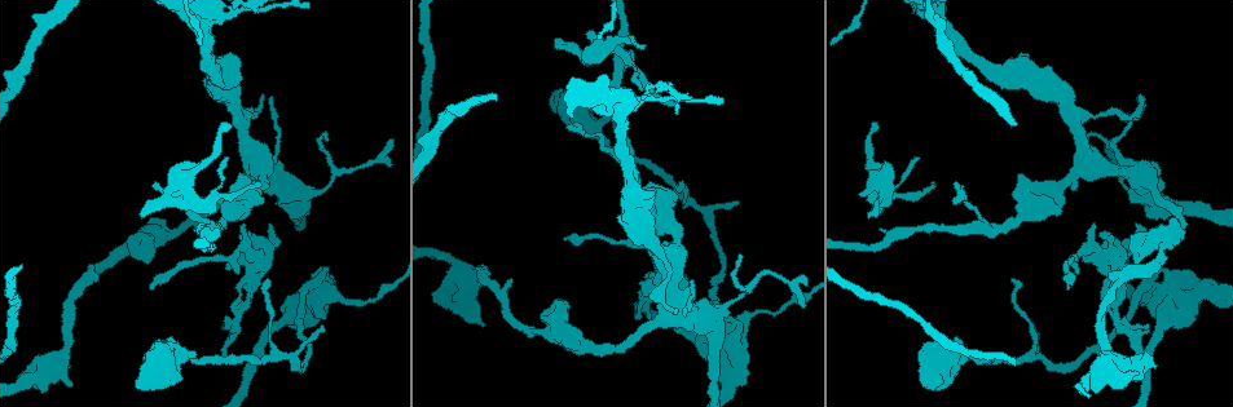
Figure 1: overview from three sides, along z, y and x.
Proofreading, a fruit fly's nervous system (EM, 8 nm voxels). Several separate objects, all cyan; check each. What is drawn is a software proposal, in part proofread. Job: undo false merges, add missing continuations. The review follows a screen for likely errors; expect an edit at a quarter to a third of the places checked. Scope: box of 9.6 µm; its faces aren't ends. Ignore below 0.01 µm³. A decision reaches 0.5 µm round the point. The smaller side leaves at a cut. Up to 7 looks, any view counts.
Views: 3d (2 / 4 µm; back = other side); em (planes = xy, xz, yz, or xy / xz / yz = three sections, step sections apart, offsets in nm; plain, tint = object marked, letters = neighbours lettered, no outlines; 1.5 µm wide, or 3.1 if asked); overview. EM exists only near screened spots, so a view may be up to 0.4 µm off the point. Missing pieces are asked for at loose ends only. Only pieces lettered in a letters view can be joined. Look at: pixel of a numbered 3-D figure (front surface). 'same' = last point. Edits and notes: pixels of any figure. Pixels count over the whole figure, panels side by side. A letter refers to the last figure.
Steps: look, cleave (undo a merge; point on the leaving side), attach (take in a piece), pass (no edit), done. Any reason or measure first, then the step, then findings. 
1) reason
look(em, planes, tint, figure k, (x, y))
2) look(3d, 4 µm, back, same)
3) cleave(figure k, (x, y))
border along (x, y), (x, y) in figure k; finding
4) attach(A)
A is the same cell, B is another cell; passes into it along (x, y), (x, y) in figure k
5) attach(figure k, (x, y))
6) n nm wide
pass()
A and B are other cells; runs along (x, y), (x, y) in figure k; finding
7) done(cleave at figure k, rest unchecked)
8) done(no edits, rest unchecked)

four-way junction
look(3d, 4 µm, figure 1, (1174, 291))

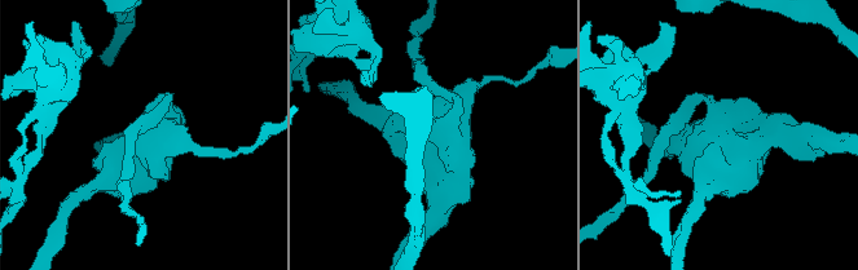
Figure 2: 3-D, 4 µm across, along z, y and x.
look(em, xy, step 4, tint, figure 2, (448, 137))

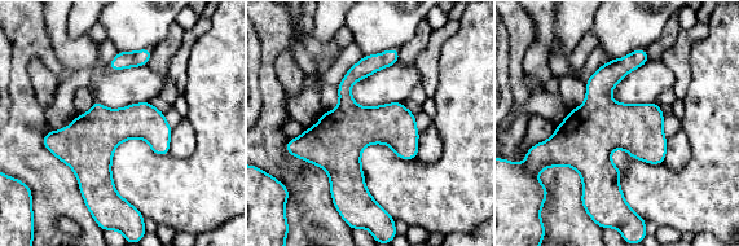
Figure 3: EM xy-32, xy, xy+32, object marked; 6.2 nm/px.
look(em, planes, letters, same)

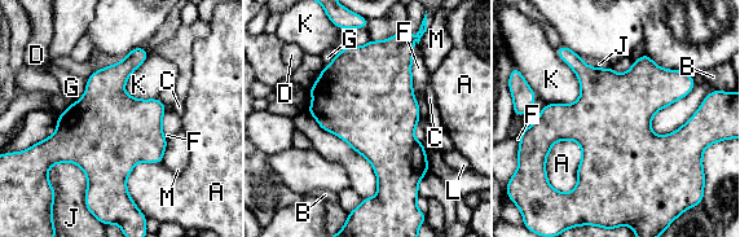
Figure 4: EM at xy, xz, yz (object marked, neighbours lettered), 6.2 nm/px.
pass()
A, B, C, D, F, G, J, K, L and M are other cells; border along (556, 53), (578, 80), (573, 104) in figure 4; one neuron here

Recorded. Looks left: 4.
look(3d, 2 µm, figure 1, (1113, 269))

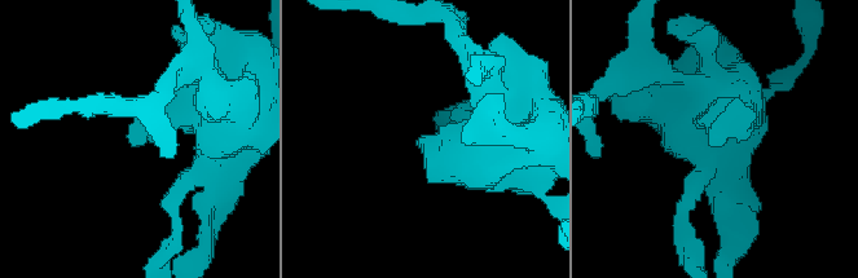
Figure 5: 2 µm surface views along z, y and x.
look(em, xy, step 4, letters, figure 5, (710, 143))

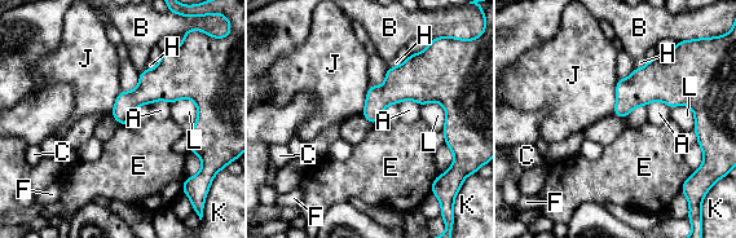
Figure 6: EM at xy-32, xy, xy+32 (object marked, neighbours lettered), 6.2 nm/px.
pass()
A, B, C, E, F, H, J, K and L are other cells; no lettered piece goes on from it

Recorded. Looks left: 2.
thin end
look(3d, 2 µm, figure 1, (918, 157))

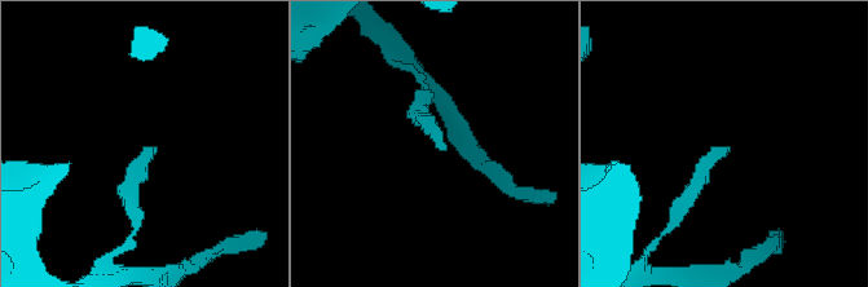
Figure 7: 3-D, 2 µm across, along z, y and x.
now the EM
look(em, planes, letters, figure 7, (152, 147))

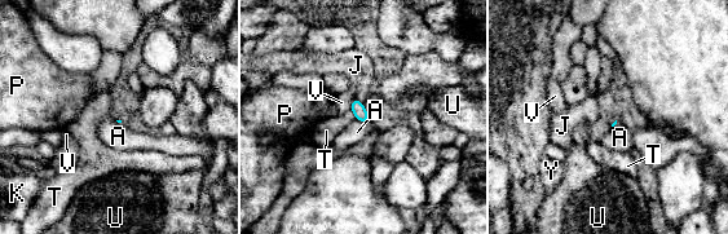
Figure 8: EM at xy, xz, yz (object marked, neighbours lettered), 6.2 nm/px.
pass()
A, J, K, P, T, U, V and Y are other cells; border along (356, 119), (370, 123) in figure 8; none of them fits

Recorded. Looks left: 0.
done(no edits, rest unchecked)

